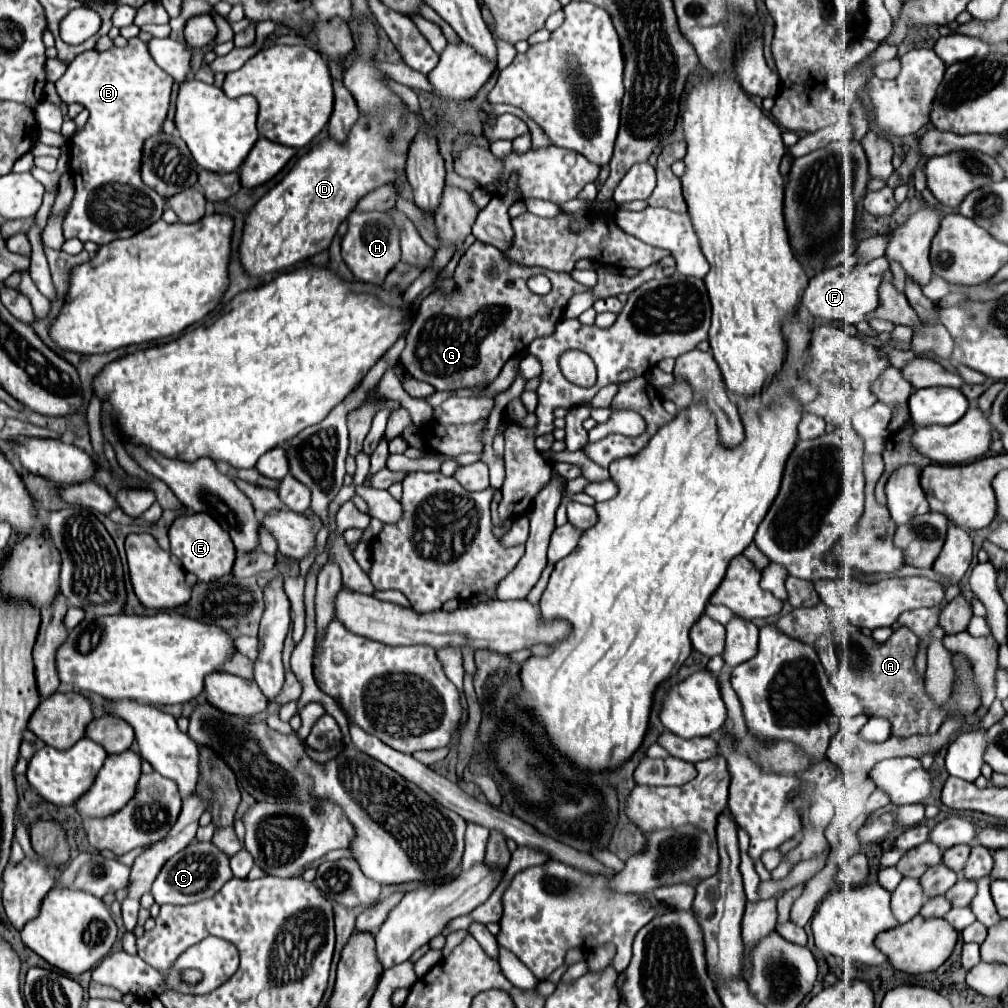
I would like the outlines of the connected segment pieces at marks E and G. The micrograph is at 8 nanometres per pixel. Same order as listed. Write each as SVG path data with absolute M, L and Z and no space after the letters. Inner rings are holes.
M188 514L174 520L174 524L168 530L172 554L180 560L182 568L186 572L196 574L200 582L212 582L216 578L222 578L224 574L232 572L232 564L236 558L236 550L232 540L228 538L228 532L208 514Z
M478 240L460 258L454 280L462 288L460 294L444 298L440 292L432 292L422 300L400 354L400 362L410 376L432 384L436 390L494 382L508 358L518 356L532 340L552 334L564 318L568 300L588 290L566 272L522 266ZM536 274L544 274L552 282L552 290L546 296L538 296L526 286L526 280Z

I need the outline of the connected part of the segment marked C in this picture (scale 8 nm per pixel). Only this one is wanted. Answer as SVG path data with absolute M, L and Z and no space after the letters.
M192 842L176 856L172 856L166 866L162 866L158 878L152 884L152 894L156 904L194 904L212 898L230 878L230 858L222 854L212 842Z

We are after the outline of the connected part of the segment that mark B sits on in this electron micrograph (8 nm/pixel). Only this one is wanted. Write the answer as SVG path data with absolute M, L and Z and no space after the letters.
M130 38L124 48L112 46L104 52L82 52L56 82L56 91L67 105L78 103L90 112L86 126L68 140L68 164L76 194L62 222L66 240L92 240L102 246L116 238L130 238L160 220L166 200L144 186L140 178L140 148L144 138L162 130L172 82L152 62L148 44L140 38Z

